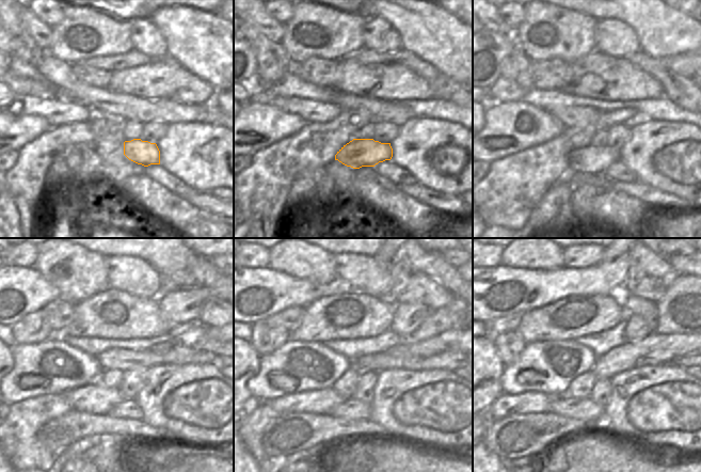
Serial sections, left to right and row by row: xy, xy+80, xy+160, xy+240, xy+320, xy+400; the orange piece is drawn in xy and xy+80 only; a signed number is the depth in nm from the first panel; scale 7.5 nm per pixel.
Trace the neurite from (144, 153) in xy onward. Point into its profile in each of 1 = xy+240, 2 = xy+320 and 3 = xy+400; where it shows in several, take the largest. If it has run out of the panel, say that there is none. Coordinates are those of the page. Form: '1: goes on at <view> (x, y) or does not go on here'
1: goes on at xy+240 (93, 398)
2: goes on at xy+320 (321, 402)
3: goes on at xy+400 (530, 403)

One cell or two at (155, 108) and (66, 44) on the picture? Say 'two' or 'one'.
two

